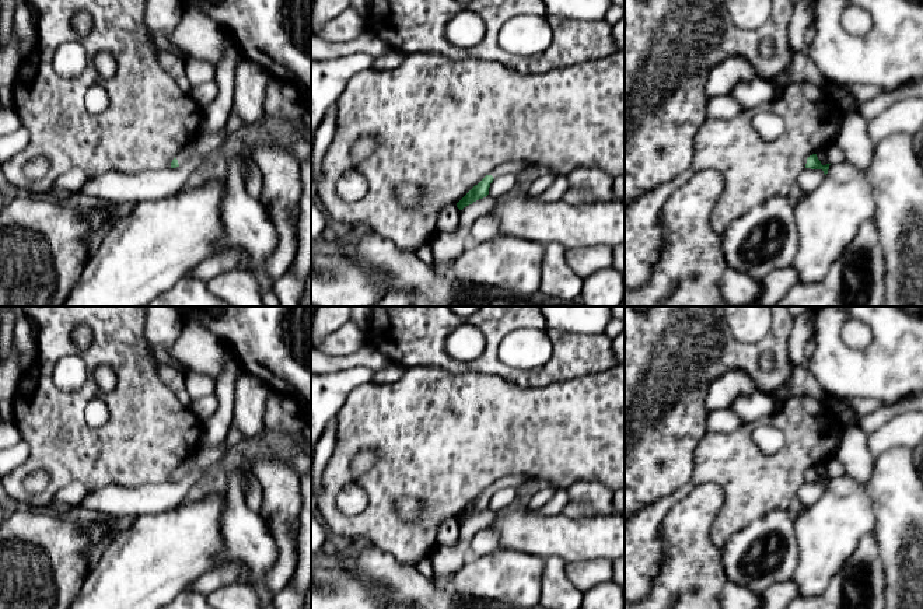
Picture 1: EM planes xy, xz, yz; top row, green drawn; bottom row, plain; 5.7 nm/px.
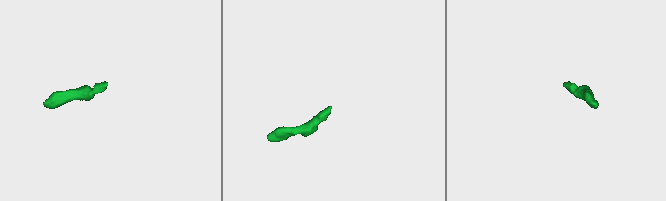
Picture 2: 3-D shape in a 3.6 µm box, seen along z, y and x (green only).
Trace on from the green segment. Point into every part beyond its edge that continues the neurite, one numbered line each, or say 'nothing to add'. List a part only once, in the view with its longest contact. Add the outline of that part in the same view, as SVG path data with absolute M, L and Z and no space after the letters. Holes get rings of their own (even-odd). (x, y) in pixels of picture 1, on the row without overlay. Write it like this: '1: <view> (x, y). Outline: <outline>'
1: xy (203, 458). Outline: M227 441L210 448L199 448L188 461L185 461L175 472L182 479L189 470L197 469L202 475L213 465L218 463L228 449Z

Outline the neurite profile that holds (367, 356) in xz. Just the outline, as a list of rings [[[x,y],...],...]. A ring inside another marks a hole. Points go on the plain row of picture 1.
[[[370,343],[352,354],[331,356],[311,347],[311,374],[340,372],[353,367],[367,367],[371,371],[394,370],[391,361],[377,351]]]

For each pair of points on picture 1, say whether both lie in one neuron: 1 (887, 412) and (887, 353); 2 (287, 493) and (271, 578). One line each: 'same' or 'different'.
1: different
2: same

